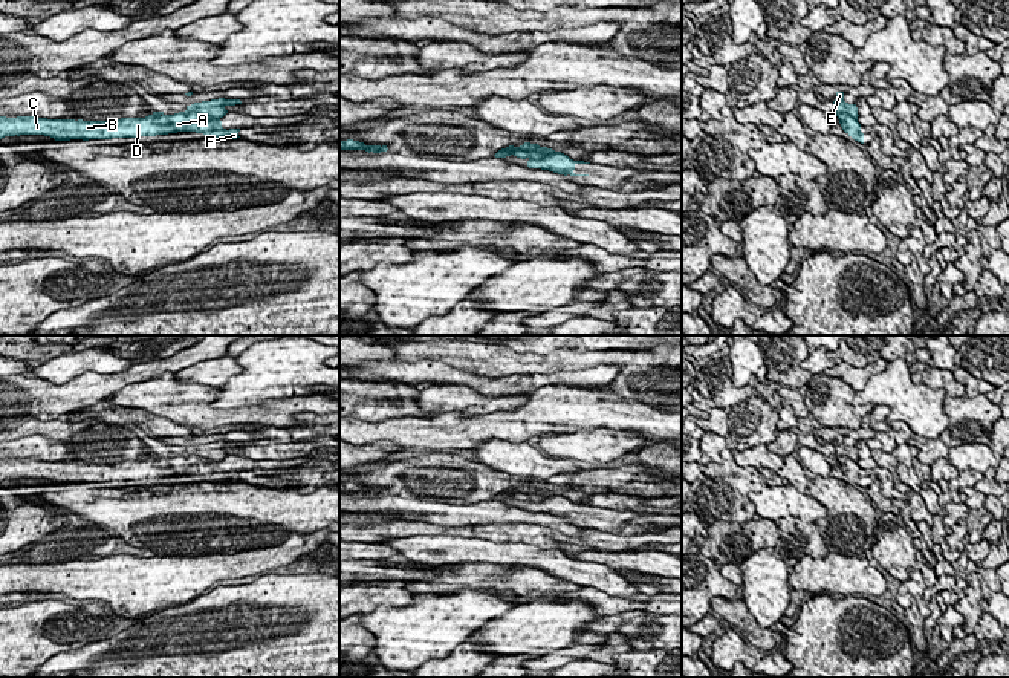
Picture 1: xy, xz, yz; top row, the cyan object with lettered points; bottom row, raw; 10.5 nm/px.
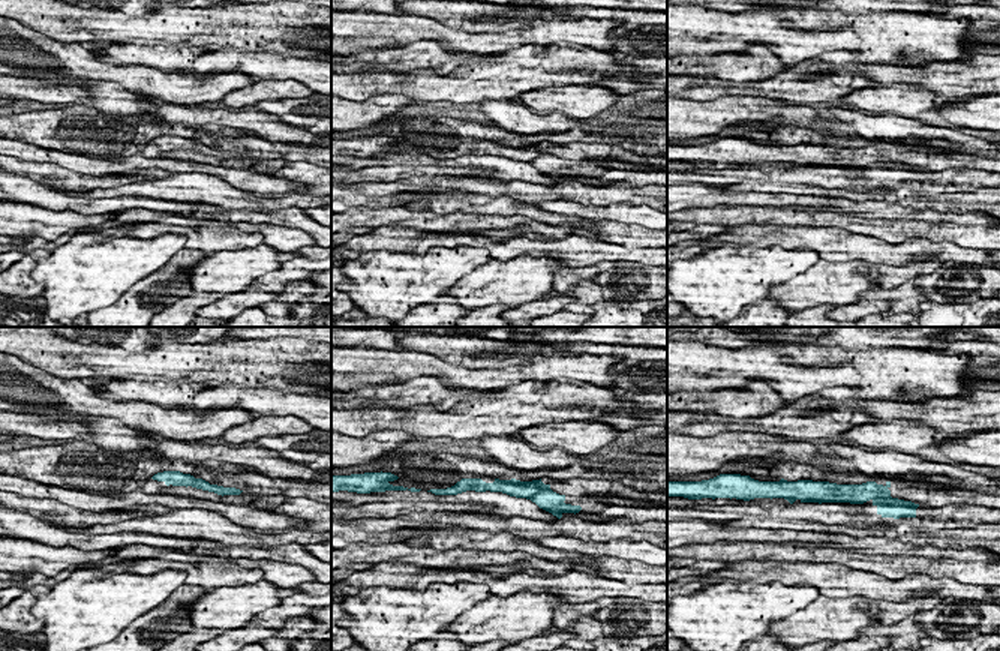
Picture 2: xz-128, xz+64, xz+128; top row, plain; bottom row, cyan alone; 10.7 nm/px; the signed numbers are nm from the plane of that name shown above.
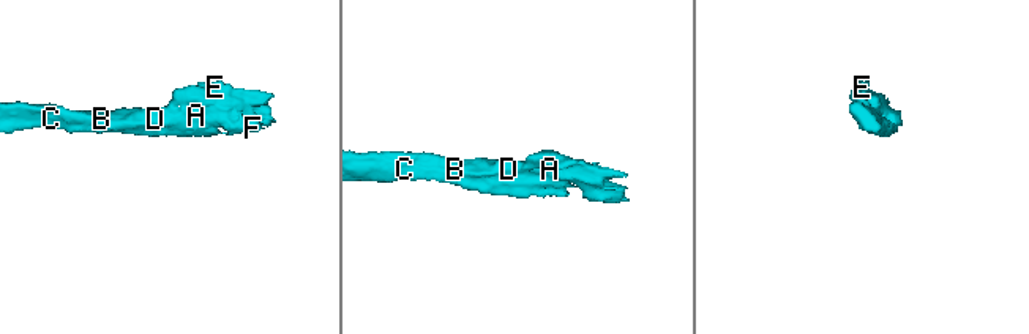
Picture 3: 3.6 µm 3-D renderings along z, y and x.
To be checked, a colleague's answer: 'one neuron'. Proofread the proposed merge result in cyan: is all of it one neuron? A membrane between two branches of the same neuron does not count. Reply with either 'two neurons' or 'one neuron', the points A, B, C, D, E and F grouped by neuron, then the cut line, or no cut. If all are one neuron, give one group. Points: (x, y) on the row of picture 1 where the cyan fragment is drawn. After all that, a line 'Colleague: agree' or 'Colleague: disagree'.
two neurons; A B C D F / E; cut in xz along (541, 147), (531, 150), (512, 149), (509, 153)
Colleague: disagree

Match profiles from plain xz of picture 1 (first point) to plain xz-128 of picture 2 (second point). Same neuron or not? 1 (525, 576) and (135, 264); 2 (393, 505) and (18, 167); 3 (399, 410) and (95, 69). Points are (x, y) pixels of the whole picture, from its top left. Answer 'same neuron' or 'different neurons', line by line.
1: different neurons
2: different neurons
3: same neuron

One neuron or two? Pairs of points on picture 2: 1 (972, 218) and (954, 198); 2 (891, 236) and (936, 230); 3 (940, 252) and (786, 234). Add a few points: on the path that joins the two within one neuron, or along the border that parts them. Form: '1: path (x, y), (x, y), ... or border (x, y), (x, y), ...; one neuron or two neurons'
1: border (978, 210), (984, 213); two neurons
2: path (901, 230), (925, 230); one neuron
3: path (901, 251), (873, 251), (825, 240); one neuron

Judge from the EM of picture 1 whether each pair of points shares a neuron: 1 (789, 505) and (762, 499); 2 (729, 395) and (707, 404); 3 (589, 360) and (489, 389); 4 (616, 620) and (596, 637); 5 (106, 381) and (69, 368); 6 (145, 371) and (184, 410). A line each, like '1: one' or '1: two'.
1: one
2: one
3: two
4: one
5: two
6: two

